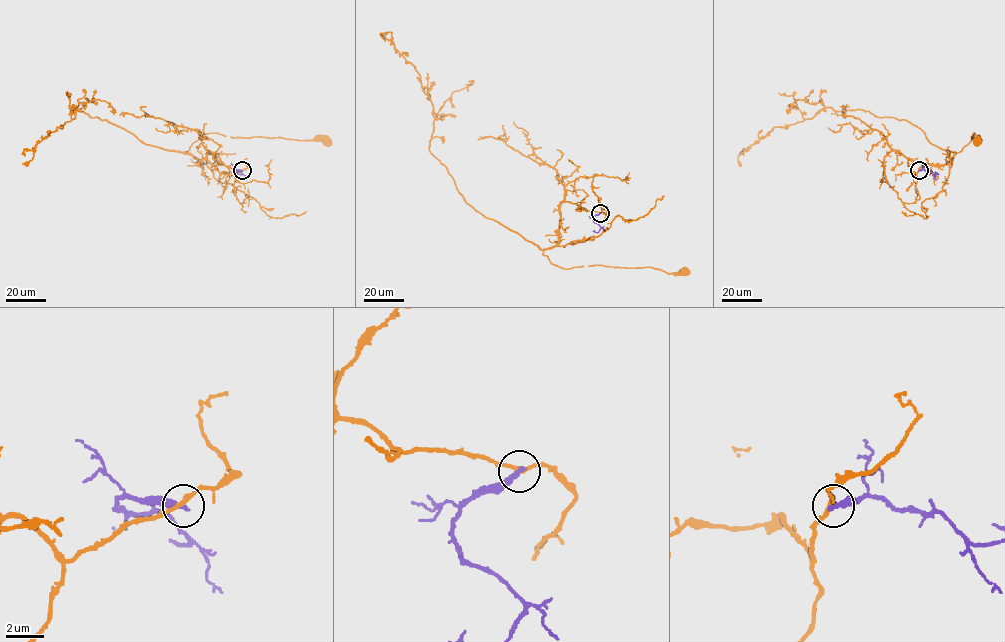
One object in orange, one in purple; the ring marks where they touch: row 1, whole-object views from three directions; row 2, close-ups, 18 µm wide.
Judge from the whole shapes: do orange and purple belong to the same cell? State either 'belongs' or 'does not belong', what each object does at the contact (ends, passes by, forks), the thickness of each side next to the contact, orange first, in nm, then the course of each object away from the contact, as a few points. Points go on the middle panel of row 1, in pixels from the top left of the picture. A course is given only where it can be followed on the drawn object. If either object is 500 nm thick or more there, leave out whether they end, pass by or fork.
does not belong | orange passes by | purple ends | 220/320 nm | orange via (600, 213), (561, 203), (558, 243), (543, 254), (563, 268), (685, 271) | purple via (600, 213), (593, 220), (600, 229), (592, 231)

